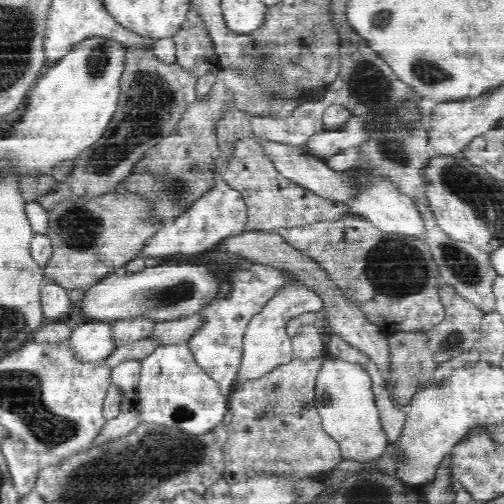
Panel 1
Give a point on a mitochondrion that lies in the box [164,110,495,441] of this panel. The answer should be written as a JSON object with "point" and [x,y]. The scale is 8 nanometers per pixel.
{"point":[395,268]}

